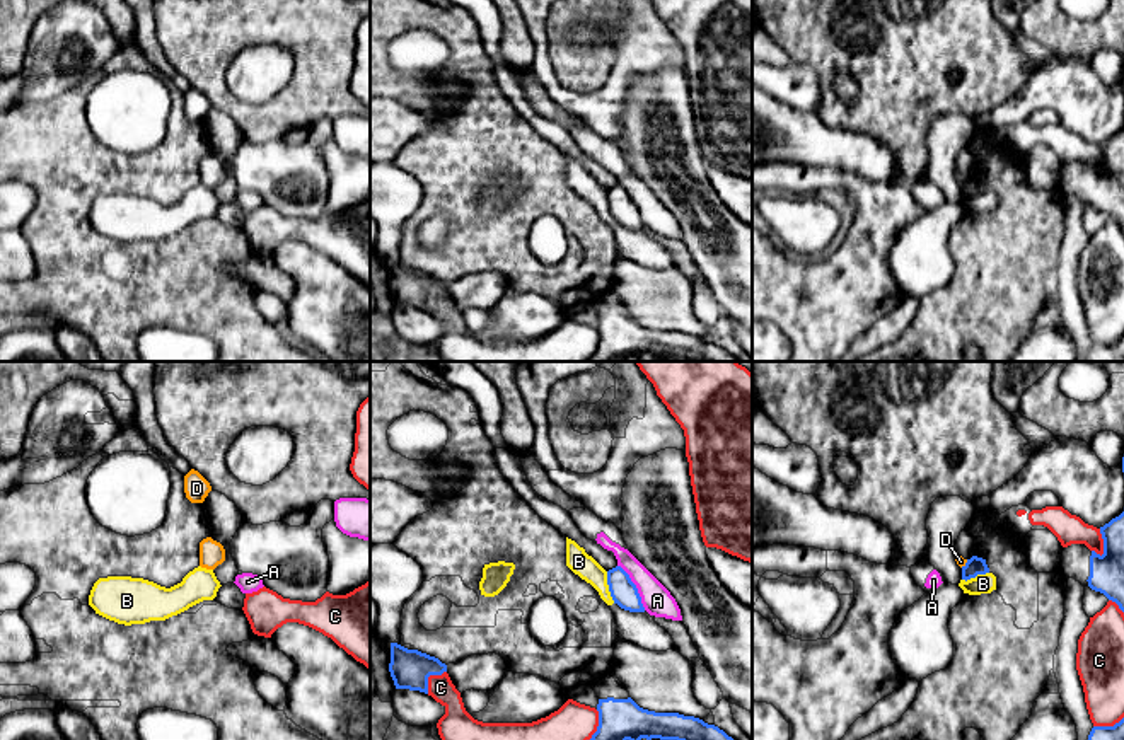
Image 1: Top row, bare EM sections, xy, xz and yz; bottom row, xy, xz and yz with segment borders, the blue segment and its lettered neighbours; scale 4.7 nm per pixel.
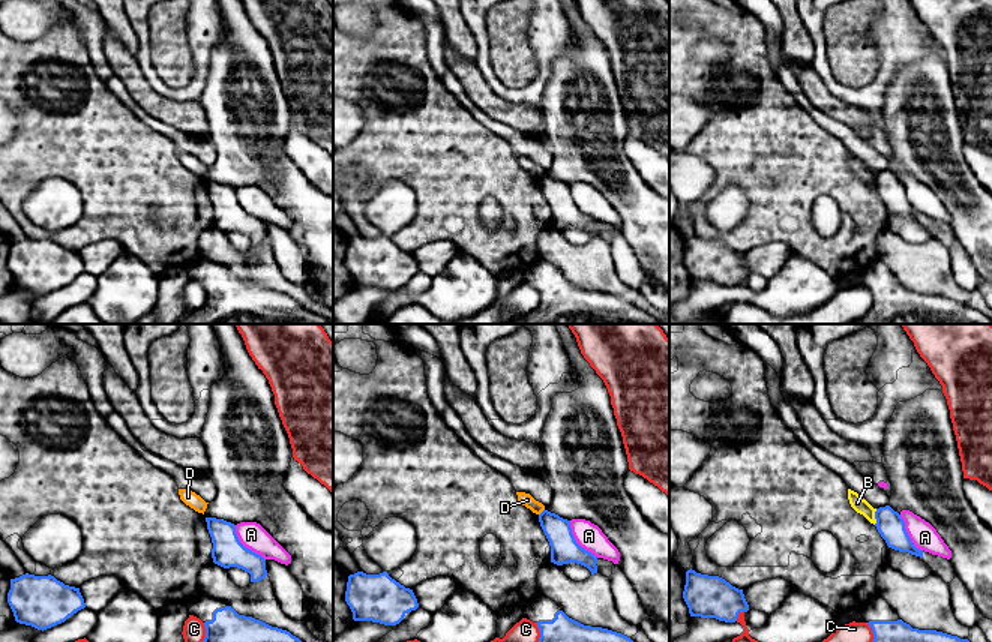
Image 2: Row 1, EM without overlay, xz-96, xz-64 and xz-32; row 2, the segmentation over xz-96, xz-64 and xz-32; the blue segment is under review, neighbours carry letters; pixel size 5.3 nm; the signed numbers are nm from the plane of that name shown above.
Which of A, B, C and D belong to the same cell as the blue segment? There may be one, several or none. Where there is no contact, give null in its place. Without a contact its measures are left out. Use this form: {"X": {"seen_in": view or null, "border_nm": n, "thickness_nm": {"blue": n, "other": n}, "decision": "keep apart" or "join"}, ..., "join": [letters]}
{"A": {"seen_in": "xz", "border_nm": 260, "thickness_nm": {"blue": 120, "other": 140}, "decision": "keep apart"}, "B": {"seen_in": "xz", "border_nm": 160, "thickness_nm": {"blue": 120, "other": 110}, "decision": "keep apart"}, "C": {"seen_in": "yz", "border_nm": 140, "thickness_nm": {"blue": 160, "other": 140}, "decision": "keep apart"}, "D": {"seen_in": "yz", "border_nm": 50, "thickness_nm": {"blue": 90, "other": 50}, "decision": "keep apart"}, "join": []}

